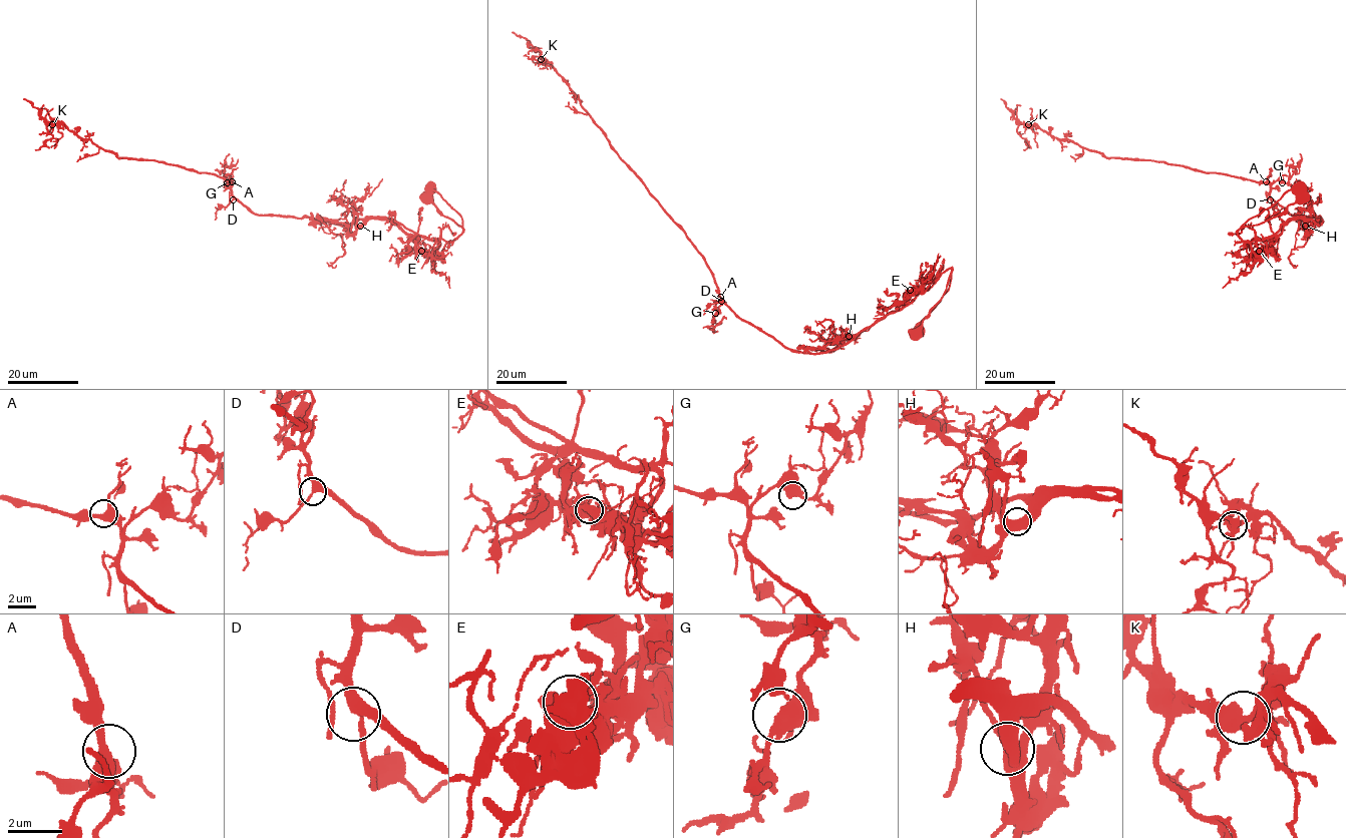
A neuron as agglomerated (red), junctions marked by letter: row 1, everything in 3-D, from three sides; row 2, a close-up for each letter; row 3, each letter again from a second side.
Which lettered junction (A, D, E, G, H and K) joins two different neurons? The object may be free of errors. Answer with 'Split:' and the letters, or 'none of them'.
Split: H

